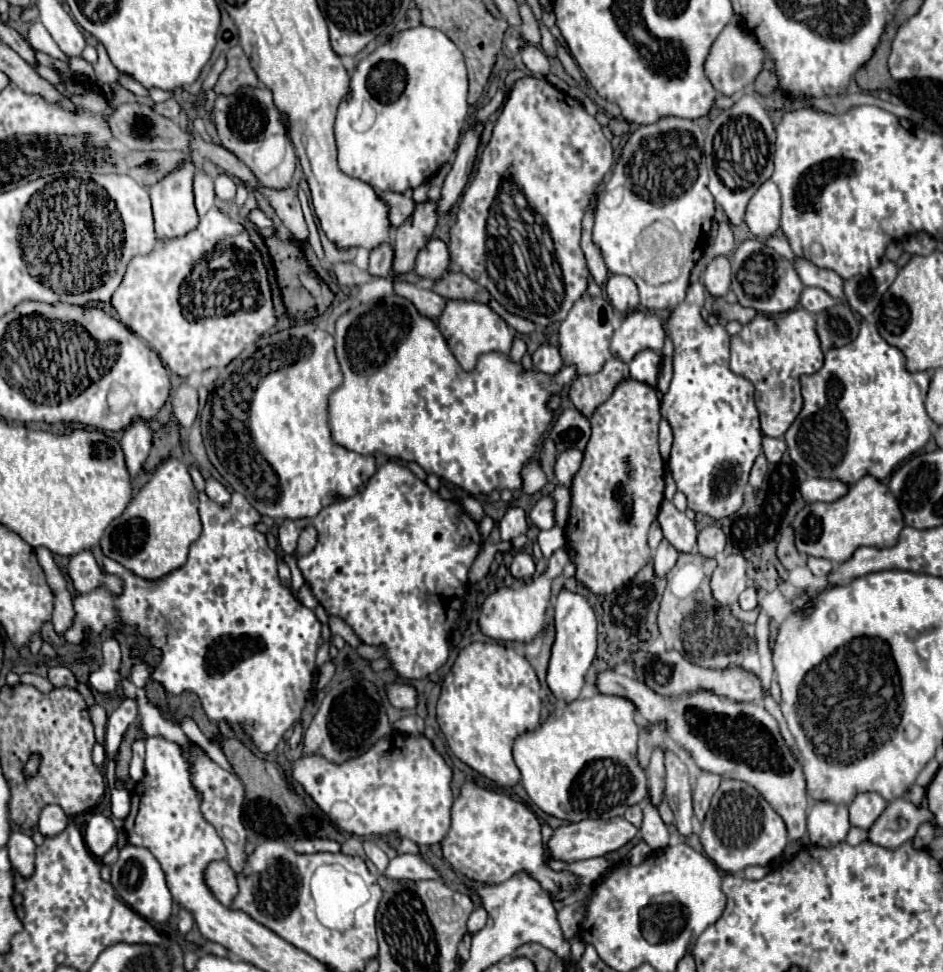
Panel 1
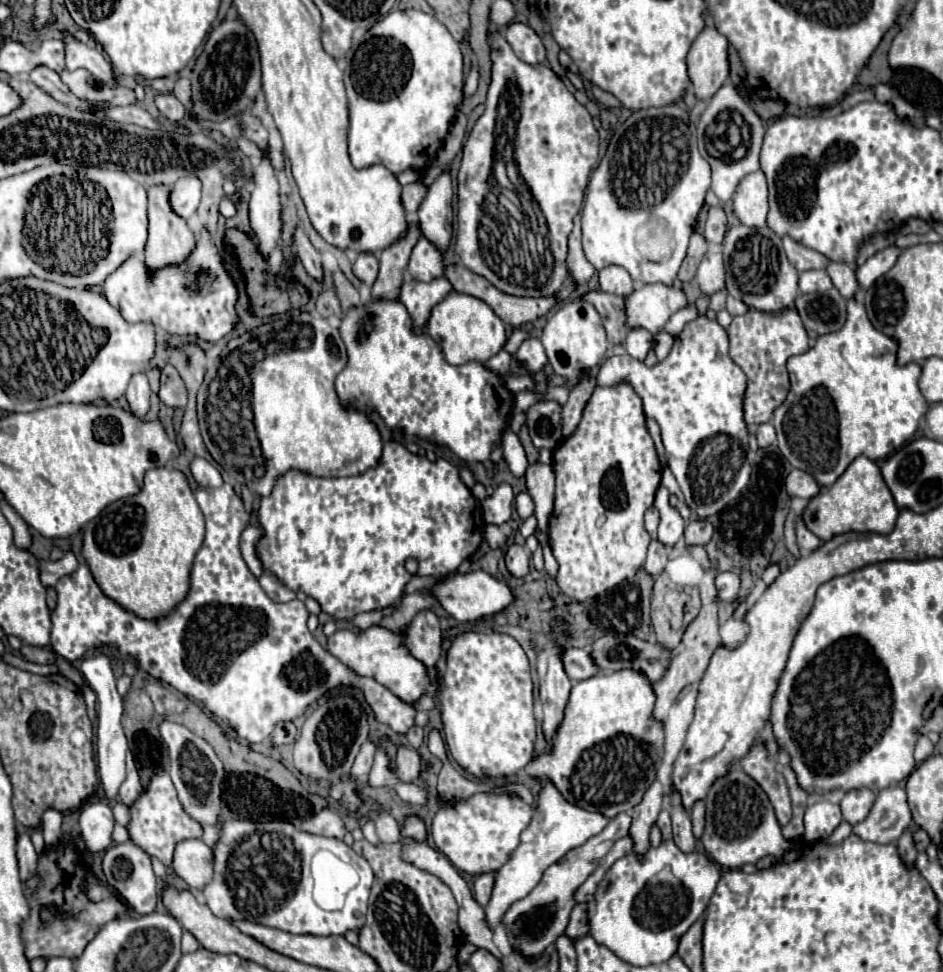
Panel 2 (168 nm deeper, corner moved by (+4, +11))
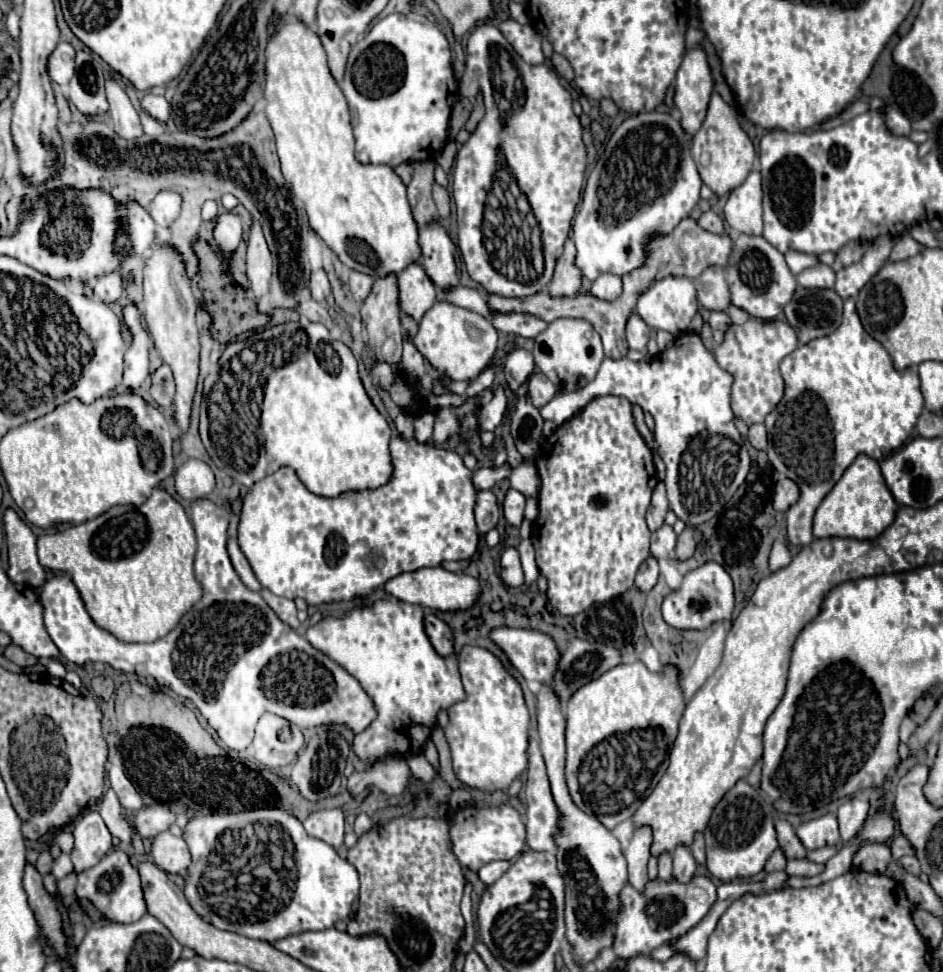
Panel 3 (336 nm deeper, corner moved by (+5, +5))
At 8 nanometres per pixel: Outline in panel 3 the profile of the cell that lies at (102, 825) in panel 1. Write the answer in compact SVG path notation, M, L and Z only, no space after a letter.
M85 811L77 817L73 837L75 847L71 851L71 861L75 873L97 865L111 849L111 833L97 811Z

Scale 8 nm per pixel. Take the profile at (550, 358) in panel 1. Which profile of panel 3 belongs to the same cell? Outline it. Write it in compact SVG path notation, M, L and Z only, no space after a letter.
M525 349L511 351L505 359L505 373L513 377L513 383L509 383L509 379L507 379L507 387L511 391L517 391L529 379L533 369L535 369L535 361L529 351L525 351Z

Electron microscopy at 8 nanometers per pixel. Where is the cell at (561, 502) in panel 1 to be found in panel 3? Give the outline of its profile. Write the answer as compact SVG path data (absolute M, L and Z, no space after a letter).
M523 463L521 467L513 469L509 475L509 483L521 491L525 497L537 497L539 491L539 475L533 463Z

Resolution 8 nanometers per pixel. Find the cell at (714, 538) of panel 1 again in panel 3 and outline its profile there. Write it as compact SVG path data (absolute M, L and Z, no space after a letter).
M685 527L685 531L677 537L677 545L675 545L675 557L677 561L685 561L689 557L693 557L693 551L697 547L697 543L701 541L701 531L695 527Z

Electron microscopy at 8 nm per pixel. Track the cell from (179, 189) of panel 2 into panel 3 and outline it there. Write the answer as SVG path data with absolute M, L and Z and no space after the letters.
M171 191L157 193L157 197L151 201L149 207L149 215L159 227L171 227L179 211L181 211L181 197Z

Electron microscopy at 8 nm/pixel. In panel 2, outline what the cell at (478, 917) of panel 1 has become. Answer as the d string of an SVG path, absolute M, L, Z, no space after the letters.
M484 873L478 875L474 881L474 899L478 905L486 905L490 895L492 895L492 885L494 885L494 875L492 873Z

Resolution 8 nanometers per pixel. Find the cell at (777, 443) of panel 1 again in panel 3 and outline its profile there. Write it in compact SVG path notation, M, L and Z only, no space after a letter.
M757 423L757 425L751 425L749 427L749 443L755 449L765 449L767 447L767 431L765 431L765 425Z

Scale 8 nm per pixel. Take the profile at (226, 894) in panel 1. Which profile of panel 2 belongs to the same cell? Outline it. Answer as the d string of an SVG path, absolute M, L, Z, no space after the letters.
M186 839L176 845L172 869L192 889L202 891L210 883L210 875L214 875L214 853L204 841Z

